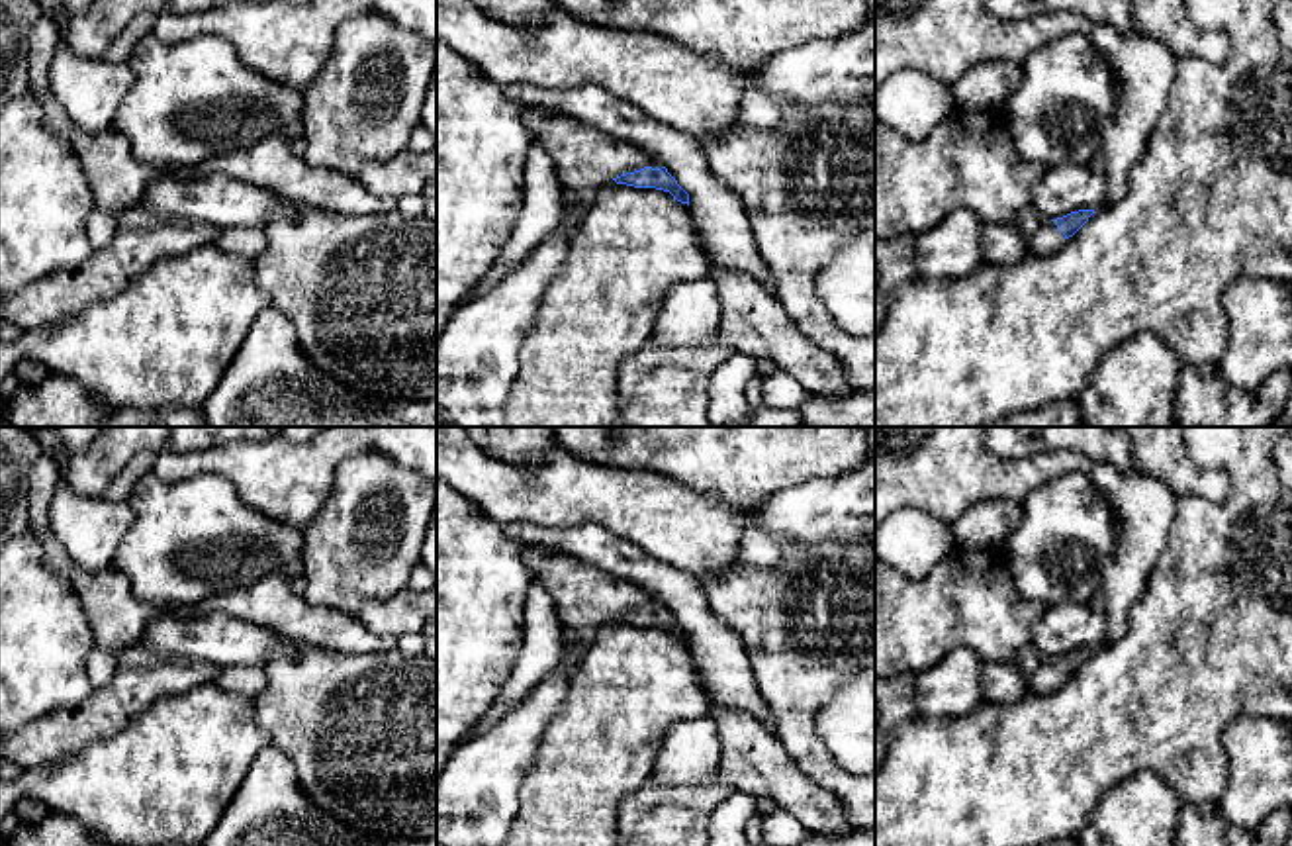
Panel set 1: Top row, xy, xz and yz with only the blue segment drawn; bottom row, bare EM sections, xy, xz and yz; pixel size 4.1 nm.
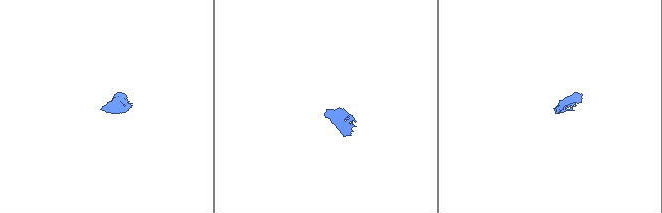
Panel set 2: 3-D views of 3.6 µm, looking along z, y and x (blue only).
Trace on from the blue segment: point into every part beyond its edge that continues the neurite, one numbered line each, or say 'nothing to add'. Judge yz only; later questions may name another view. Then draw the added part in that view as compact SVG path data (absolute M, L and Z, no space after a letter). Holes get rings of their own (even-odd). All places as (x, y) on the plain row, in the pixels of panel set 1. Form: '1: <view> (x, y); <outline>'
1: yz (1042, 676); M1032 642L1018 652L1016 666L1022 672L1028 693L1049 695L1065 682L1065 674L1057 668L1055 660L1041 656Z

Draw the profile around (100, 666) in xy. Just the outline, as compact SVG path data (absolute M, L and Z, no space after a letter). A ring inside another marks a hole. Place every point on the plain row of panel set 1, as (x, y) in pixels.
M94 650L86 662L88 680L94 687L106 685L115 672L117 656L102 650Z

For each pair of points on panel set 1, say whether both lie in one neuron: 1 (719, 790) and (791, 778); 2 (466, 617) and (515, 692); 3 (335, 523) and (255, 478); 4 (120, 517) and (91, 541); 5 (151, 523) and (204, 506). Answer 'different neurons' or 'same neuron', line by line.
1: different neurons
2: different neurons
3: different neurons
4: same neuron
5: same neuron

